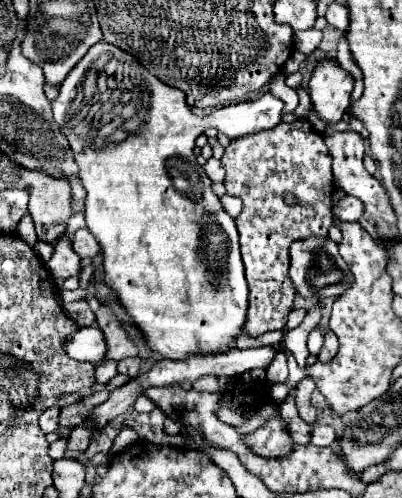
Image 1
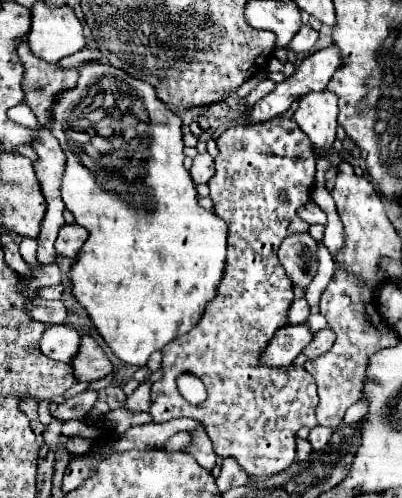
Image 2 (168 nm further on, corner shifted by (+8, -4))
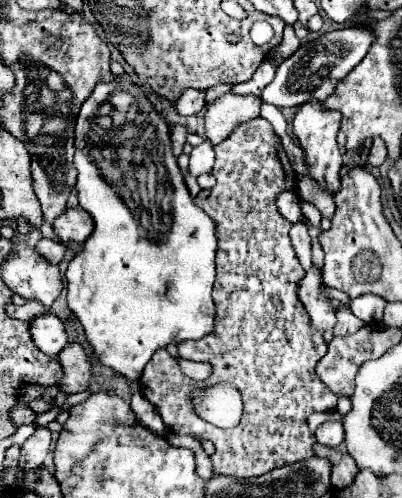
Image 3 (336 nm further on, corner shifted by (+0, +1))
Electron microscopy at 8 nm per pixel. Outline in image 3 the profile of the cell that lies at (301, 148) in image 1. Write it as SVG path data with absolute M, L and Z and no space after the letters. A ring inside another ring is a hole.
M254 118L250 122L240 124L222 144L214 146L216 164L212 174L216 178L216 186L210 190L200 190L194 198L196 206L202 208L216 224L218 232L218 254L216 254L216 282L214 282L214 302L216 302L216 326L214 332L200 338L198 342L182 342L178 352L182 358L196 362L210 362L214 372L208 380L196 382L182 372L152 372L152 360L146 364L140 376L140 392L152 402L156 412L162 416L164 424L174 434L188 434L196 440L214 442L216 452L210 456L214 474L224 474L232 478L256 478L266 474L268 470L294 464L300 460L308 460L314 454L316 436L308 430L306 418L312 412L330 412L336 408L338 396L324 386L314 366L326 354L324 332L316 332L308 320L308 312L296 296L296 288L300 278L304 276L304 268L296 260L296 252L292 252L292 244L288 240L288 228L292 226L286 218L282 218L276 210L276 196L284 190L292 190L296 182L296 172L290 162L278 156L284 152L280 138L272 130L270 122L264 118ZM214 382L230 382L238 386L244 400L244 414L236 428L220 430L200 420L190 402L190 394L196 388L212 386Z

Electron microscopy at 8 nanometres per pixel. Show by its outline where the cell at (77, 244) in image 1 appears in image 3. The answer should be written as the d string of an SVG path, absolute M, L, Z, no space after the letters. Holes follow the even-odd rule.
M76 206L76 208L68 208L64 214L60 214L54 224L54 234L58 236L58 240L62 242L84 242L92 230L94 230L94 220L88 212L84 212L84 208Z

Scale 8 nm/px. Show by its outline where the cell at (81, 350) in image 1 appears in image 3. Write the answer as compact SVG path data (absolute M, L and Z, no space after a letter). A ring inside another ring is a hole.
M50 312L36 316L36 320L30 322L30 334L36 344L44 354L48 356L58 356L58 352L68 346L68 336L64 332L64 324Z

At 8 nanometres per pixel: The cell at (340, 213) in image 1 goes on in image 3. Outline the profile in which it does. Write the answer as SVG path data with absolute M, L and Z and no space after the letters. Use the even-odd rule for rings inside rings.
M282 192L276 198L276 208L290 222L300 222L302 220L302 210L300 210L300 204L298 204L294 192Z

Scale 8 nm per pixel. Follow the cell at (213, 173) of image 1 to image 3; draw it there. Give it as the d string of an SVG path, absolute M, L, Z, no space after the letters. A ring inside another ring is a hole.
M204 140L200 146L192 148L190 152L190 166L188 172L192 176L200 176L200 174L208 174L214 166L214 150L212 144L208 140Z

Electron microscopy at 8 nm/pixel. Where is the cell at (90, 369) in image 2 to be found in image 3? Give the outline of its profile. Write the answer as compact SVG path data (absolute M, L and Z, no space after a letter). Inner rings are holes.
M68 344L56 360L62 366L62 378L60 378L60 392L64 394L76 394L84 392L88 386L88 380L92 376L88 356L80 344Z

